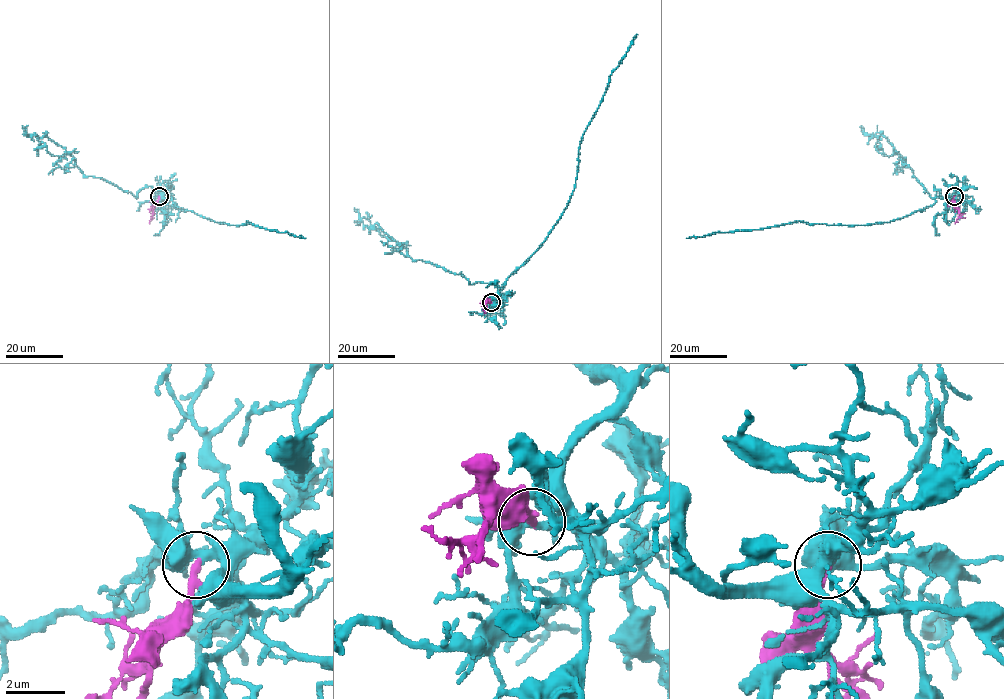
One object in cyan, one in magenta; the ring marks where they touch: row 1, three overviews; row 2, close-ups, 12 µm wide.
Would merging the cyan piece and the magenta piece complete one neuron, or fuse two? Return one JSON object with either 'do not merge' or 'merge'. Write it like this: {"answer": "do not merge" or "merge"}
{"answer": "merge"}

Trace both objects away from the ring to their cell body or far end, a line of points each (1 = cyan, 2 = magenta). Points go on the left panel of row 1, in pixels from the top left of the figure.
1: (159, 196), (170, 197), (180, 208), (215, 222), (244, 225), (247, 221), (268, 230), (306, 238)
2: (159, 196), (149, 223)

